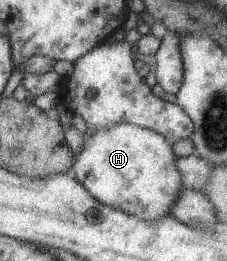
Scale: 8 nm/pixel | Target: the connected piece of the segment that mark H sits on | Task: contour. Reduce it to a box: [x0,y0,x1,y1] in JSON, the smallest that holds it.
[72,124,180,222]

